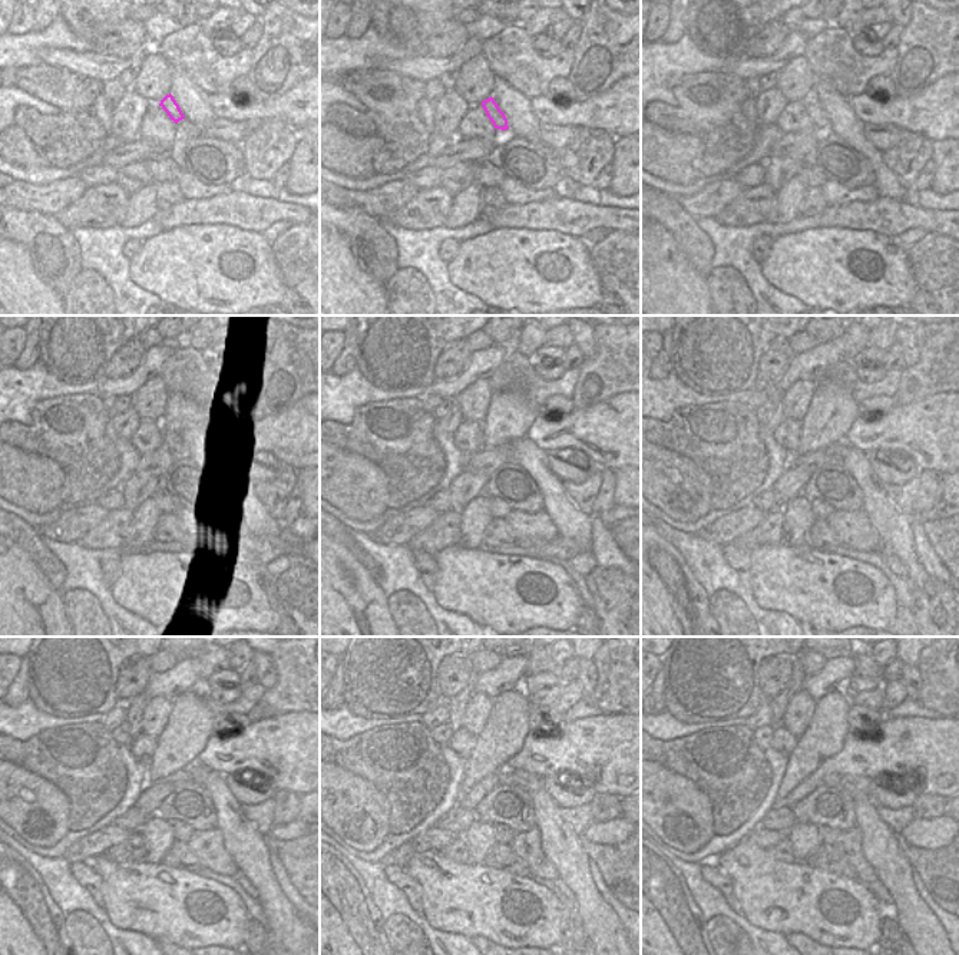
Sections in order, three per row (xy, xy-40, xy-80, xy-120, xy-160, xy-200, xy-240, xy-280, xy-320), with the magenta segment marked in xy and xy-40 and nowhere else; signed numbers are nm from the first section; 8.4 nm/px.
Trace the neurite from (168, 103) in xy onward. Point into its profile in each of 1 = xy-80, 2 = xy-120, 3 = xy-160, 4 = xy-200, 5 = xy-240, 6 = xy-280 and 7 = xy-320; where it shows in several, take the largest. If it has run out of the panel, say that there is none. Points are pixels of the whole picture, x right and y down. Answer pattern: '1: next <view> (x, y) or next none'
1: next xy-80 (817, 115)
2: next xy-120 (172, 442)
3: next xy-160 (506, 449)
4: next xy-200 (836, 452)
5: next xy-240 (199, 773)
6: next xy-280 (526, 780)
7: next xy-320 (857, 787)

